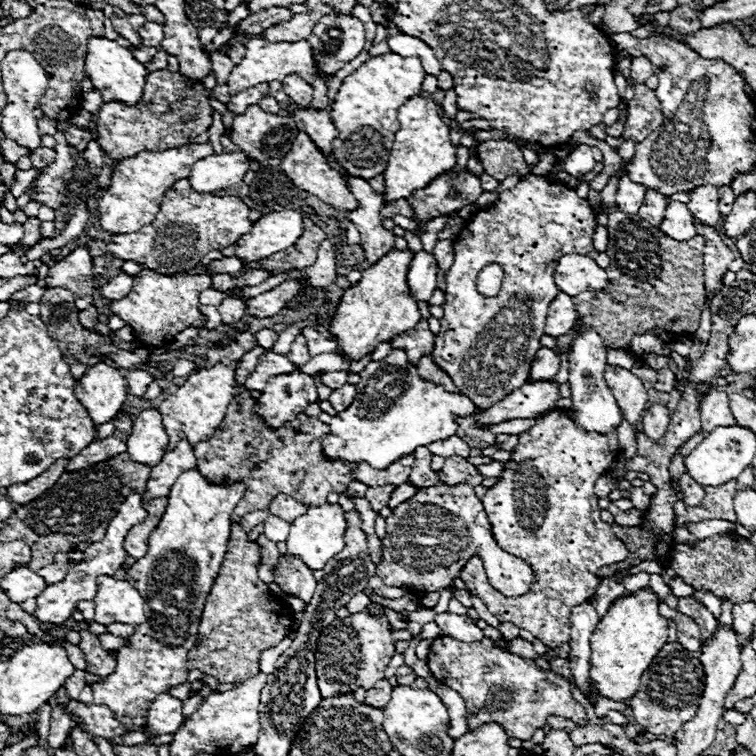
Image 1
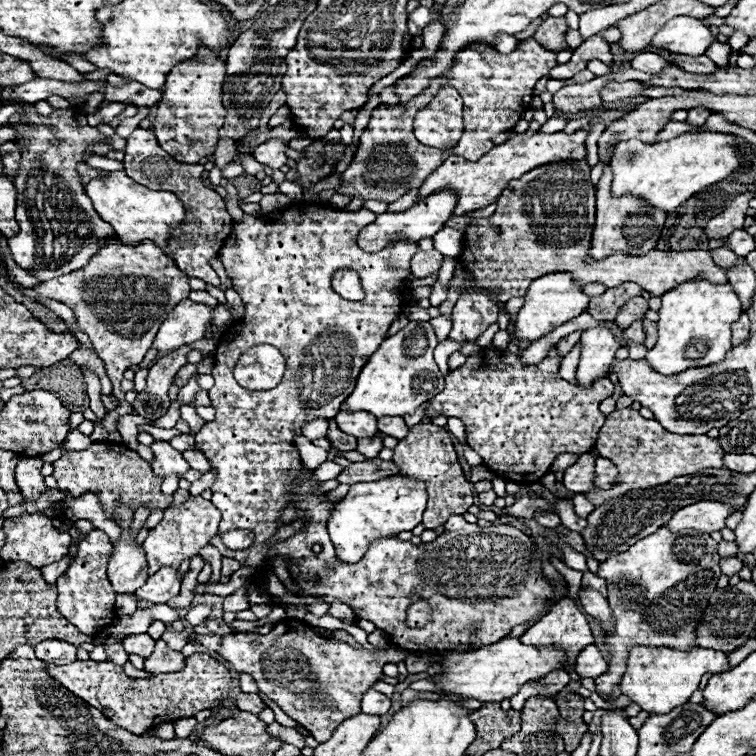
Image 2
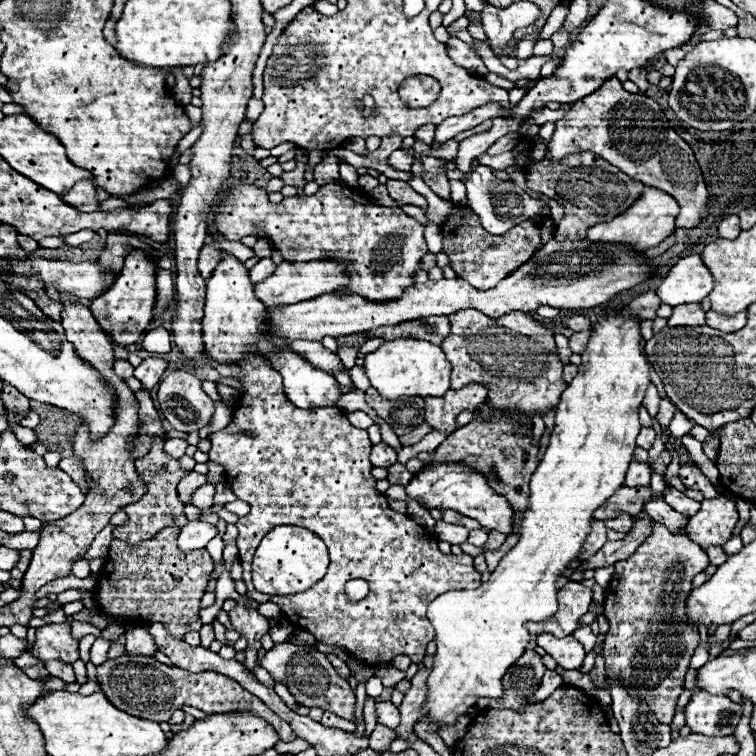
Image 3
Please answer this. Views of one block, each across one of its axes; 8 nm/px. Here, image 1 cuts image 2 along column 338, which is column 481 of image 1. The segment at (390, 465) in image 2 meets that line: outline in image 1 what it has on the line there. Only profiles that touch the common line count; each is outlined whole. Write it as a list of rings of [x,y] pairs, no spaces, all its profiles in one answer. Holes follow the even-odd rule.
[[[450,456],[446,458],[442,470],[440,470],[440,482],[444,484],[460,484],[460,482],[468,482],[472,486],[482,484],[484,476],[476,470],[476,466],[472,466],[466,458],[460,456]]]

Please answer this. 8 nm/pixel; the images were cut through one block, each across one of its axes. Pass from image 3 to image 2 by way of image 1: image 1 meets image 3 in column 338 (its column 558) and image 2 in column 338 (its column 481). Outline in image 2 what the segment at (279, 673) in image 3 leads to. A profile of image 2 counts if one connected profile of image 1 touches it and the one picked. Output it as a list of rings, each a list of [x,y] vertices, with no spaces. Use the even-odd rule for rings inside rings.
[[[280,620],[264,636],[250,634],[250,632],[224,634],[216,654],[222,656],[236,672],[250,674],[256,680],[260,694],[268,696],[286,716],[294,718],[300,726],[304,726],[310,732],[310,736],[314,736],[318,742],[324,742],[328,740],[328,736],[332,736],[336,724],[342,724],[348,716],[356,716],[360,712],[360,698],[366,690],[372,688],[374,682],[382,678],[382,666],[388,662],[406,660],[408,650],[396,646],[390,646],[388,650],[376,650],[376,652],[370,652],[366,648],[352,648],[350,644],[340,640],[322,638],[306,622]]]

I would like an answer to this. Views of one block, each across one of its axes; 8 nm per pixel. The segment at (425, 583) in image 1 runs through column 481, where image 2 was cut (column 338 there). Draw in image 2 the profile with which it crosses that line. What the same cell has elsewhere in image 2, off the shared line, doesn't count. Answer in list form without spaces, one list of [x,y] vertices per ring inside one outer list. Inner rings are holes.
[[[390,476],[384,480],[352,484],[348,494],[336,502],[326,522],[328,534],[336,544],[336,556],[342,562],[358,562],[372,540],[412,530],[422,520],[426,500],[426,484],[408,476]]]

